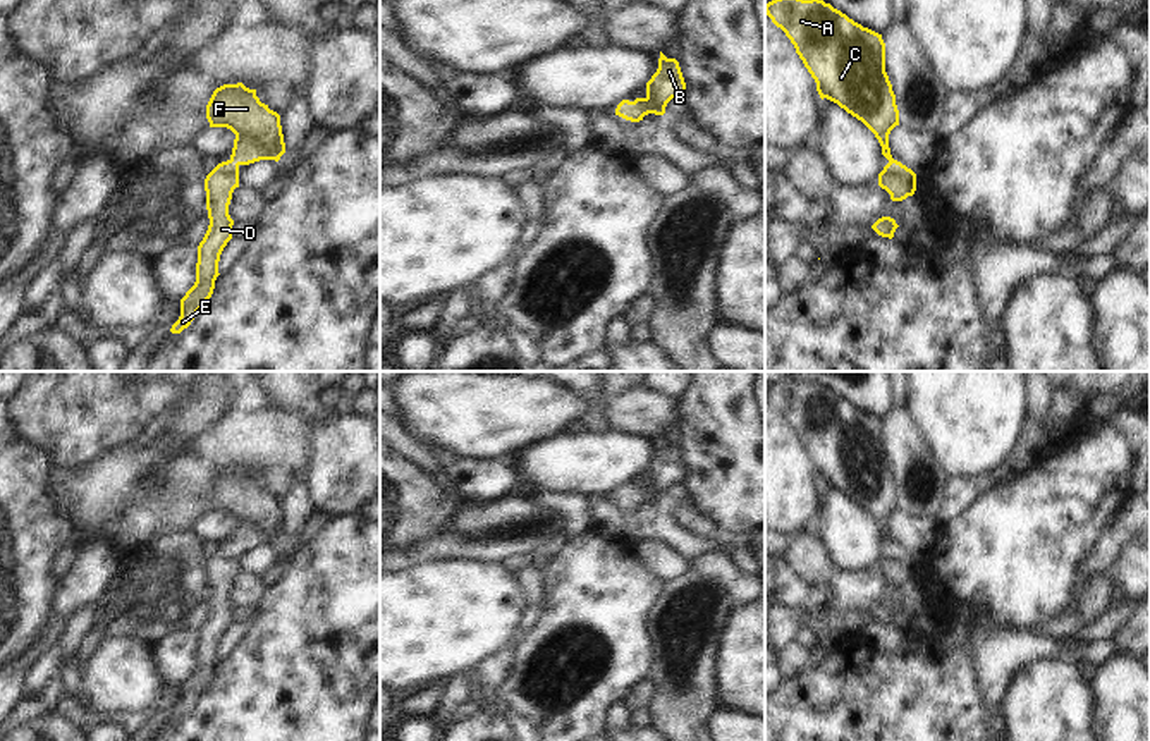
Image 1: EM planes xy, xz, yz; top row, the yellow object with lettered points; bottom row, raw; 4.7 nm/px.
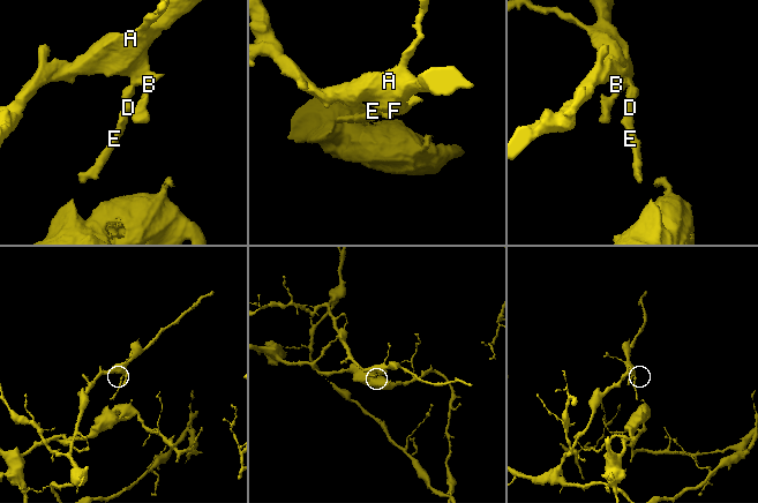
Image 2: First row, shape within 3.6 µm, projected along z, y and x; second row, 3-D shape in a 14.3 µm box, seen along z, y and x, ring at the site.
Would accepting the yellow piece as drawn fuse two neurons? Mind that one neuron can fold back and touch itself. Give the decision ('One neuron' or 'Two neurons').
One neuron.

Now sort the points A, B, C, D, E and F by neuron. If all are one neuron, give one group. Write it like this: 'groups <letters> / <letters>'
groups A B C D E F

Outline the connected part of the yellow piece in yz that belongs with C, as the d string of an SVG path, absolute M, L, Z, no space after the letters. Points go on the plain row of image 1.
M780 382L765 390L765 399L794 430L820 483L837 488L878 524L889 545L878 559L878 571L892 586L913 581L916 559L894 545L889 533L889 519L899 511L899 495L885 457L882 419L818 383Z

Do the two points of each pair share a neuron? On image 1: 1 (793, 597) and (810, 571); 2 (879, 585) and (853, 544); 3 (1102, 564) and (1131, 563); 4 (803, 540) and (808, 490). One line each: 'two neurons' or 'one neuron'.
1: two neurons
2: two neurons
3: two neurons
4: two neurons

